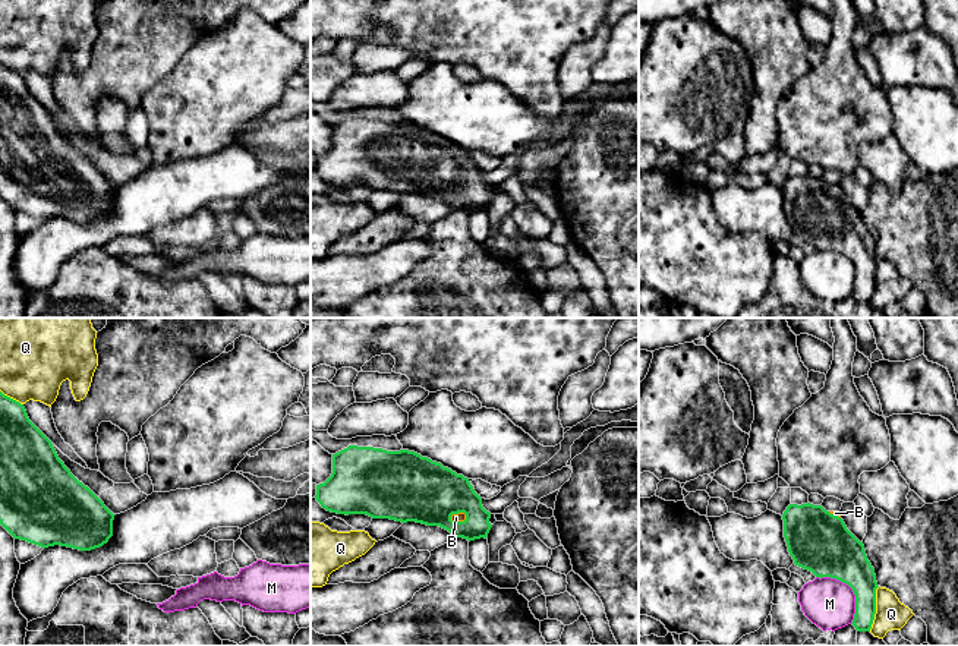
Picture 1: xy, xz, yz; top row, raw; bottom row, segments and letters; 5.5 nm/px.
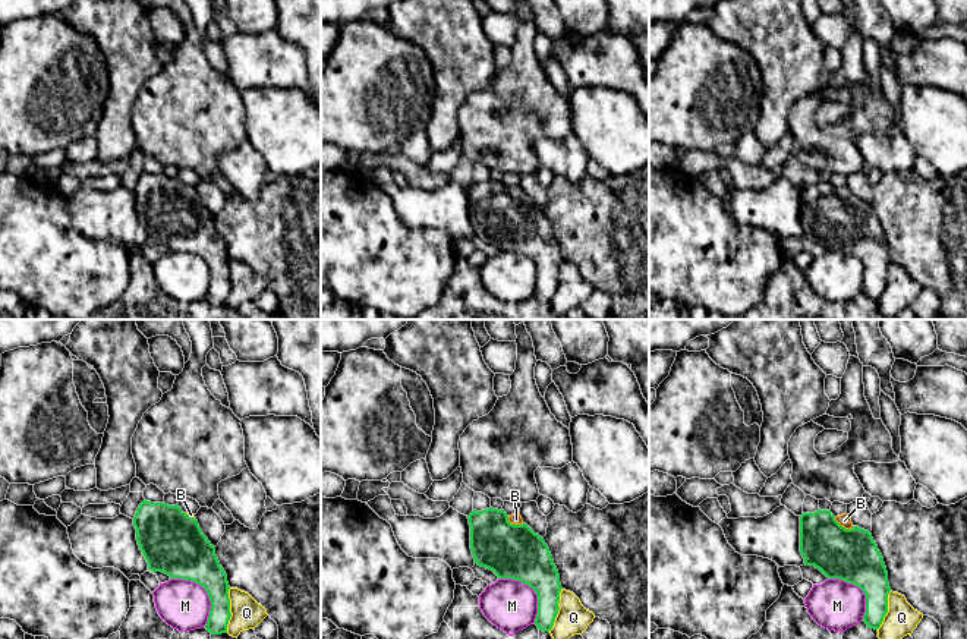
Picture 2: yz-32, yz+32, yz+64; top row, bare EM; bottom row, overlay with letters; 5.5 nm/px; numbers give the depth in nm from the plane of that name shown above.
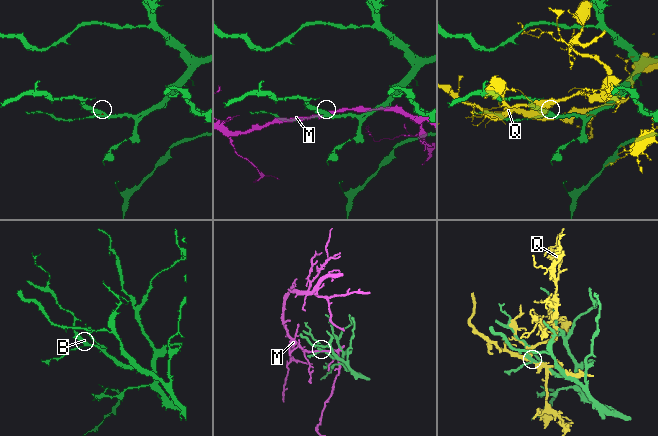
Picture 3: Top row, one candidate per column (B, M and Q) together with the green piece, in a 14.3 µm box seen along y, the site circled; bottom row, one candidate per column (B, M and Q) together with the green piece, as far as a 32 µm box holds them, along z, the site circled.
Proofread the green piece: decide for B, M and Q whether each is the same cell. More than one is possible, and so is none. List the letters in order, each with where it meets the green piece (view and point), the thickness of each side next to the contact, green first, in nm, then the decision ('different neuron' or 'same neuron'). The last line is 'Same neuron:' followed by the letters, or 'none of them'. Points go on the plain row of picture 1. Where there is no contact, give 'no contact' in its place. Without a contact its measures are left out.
B: xz (457, 185) | 360/50 nm | same neuron
M: yz (851, 260) | 300/280 nm | different neuron
Q: yz (875, 280) | 190/170 nm | different neuron
Same neuron: B

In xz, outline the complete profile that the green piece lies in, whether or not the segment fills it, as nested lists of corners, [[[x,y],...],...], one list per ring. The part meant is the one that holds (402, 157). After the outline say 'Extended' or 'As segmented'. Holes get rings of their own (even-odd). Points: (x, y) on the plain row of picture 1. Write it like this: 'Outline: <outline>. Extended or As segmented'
Outline: [[[349,117],[333,126],[333,145],[316,157],[316,173],[337,186],[366,186],[401,195],[416,193],[439,198],[453,209],[470,212],[488,209],[491,185],[482,177],[469,151],[441,135],[409,122],[387,123],[374,119]]]. Extended

